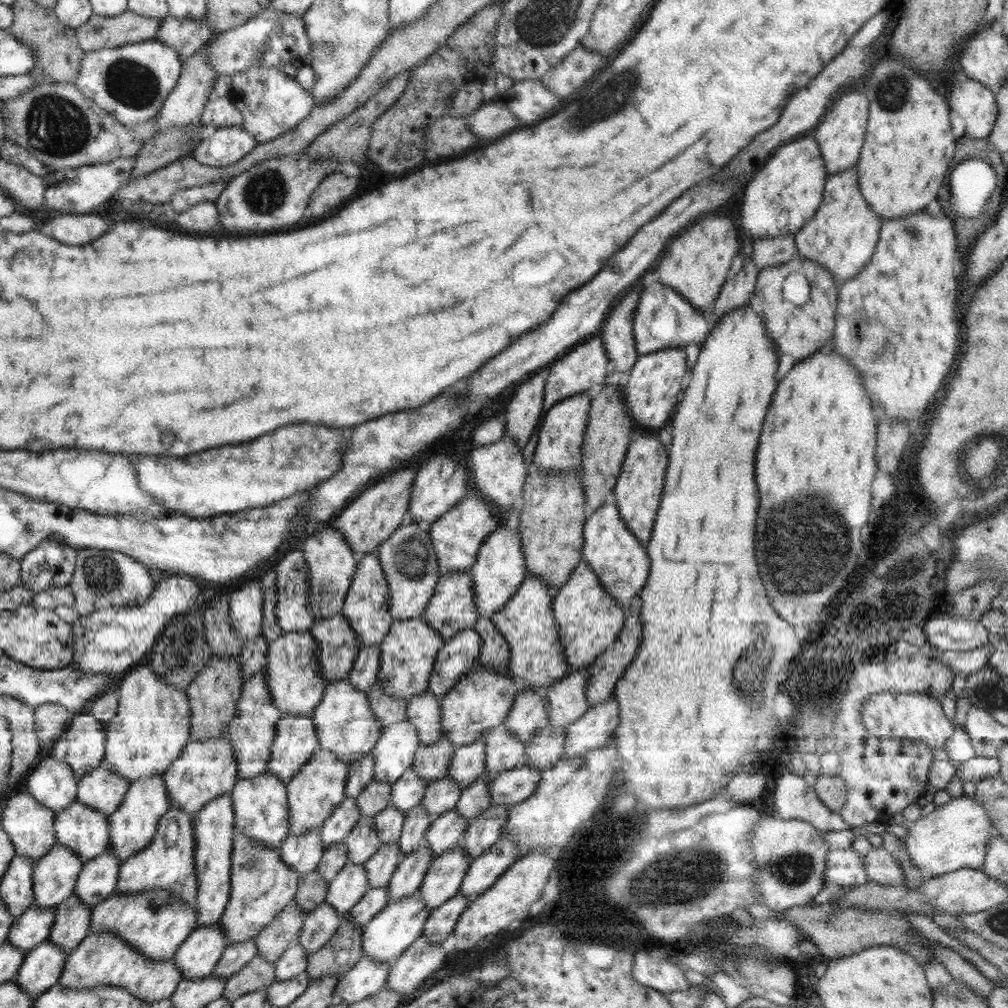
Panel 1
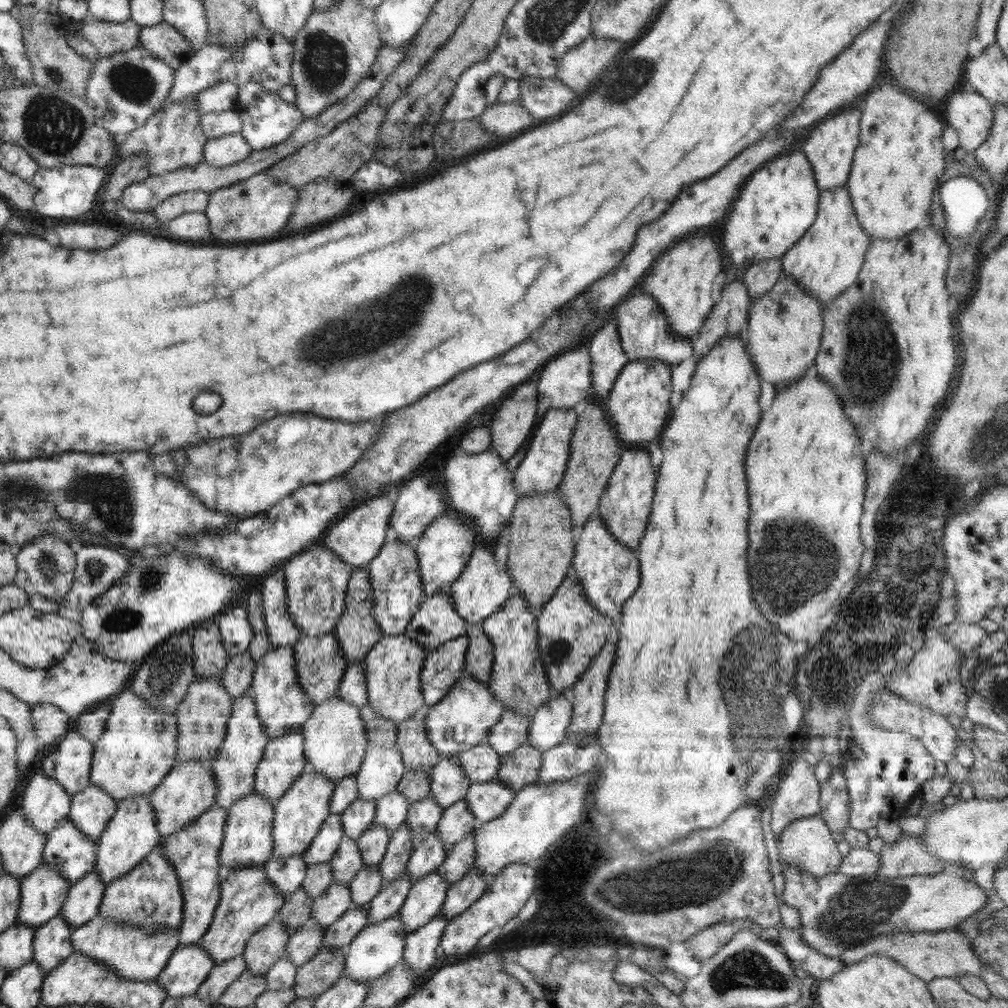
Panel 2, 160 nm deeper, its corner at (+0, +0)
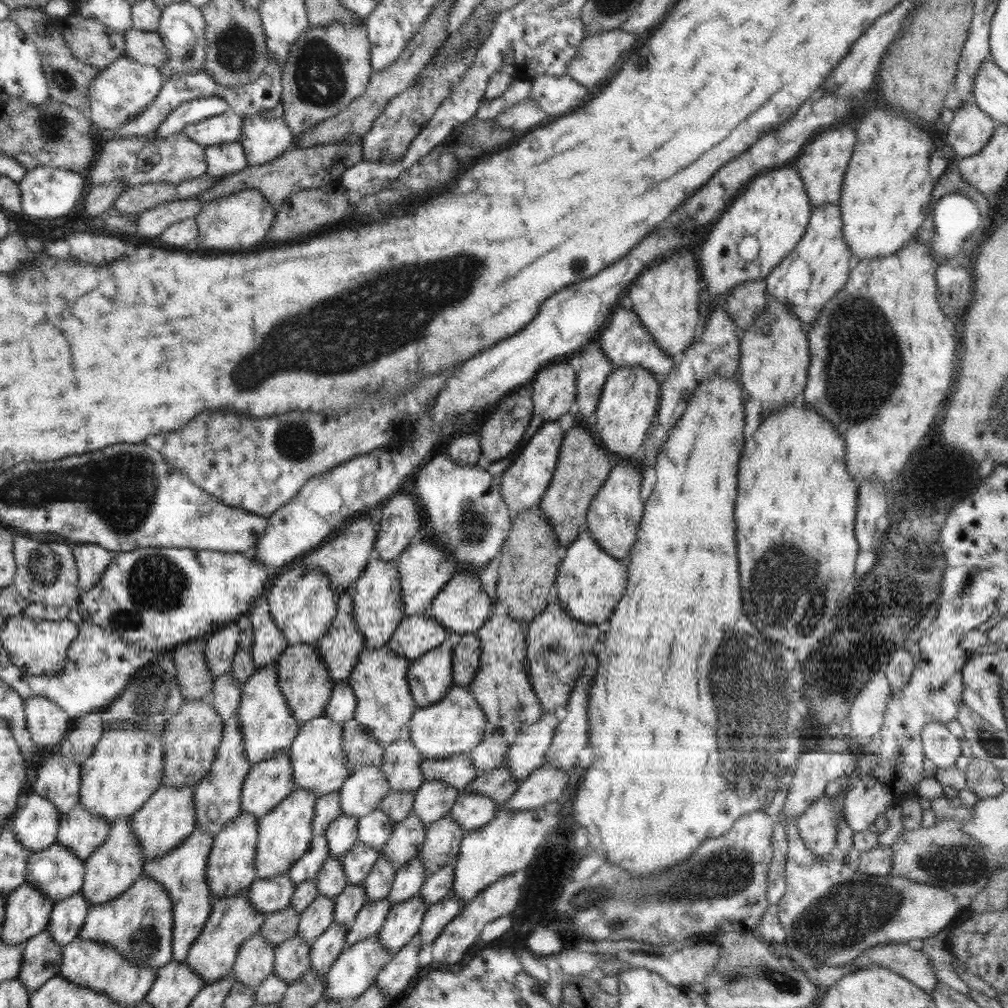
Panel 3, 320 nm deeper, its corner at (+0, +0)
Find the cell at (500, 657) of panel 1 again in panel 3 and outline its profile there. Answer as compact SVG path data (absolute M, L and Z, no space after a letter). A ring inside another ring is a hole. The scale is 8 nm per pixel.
M475 633L461 635L460 642L454 646L452 673L454 685L468 688L476 678L480 667L480 639Z

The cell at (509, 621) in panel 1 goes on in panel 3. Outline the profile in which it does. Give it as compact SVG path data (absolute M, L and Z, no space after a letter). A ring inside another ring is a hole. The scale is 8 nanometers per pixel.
M494 614L475 632L480 639L480 667L468 688L484 711L490 728L504 729L512 725L518 729L538 723L542 717L542 705L528 675L525 631L510 615Z

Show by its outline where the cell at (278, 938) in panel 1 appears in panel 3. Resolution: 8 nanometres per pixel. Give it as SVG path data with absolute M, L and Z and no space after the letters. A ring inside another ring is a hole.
M258 932L247 938L238 949L233 964L233 979L244 986L257 987L271 972L275 963L275 946Z

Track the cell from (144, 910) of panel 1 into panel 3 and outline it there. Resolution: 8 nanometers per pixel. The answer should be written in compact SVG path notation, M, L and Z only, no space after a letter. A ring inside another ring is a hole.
M79 936L63 947L59 974L68 982L73 982L80 986L89 986L96 992L107 994L120 1006L134 1006L144 1000L152 983L157 979L156 969L134 966L117 950L101 942L96 942L89 938L80 938Z

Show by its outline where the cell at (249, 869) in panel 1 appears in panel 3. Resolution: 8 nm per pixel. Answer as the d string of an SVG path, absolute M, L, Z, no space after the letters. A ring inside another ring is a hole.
M246 890L234 896L216 898L212 903L210 917L202 932L190 946L185 962L196 974L200 975L200 978L203 978L205 984L222 980L231 974L240 945L259 932L266 918L268 918L266 912L260 912L251 905Z

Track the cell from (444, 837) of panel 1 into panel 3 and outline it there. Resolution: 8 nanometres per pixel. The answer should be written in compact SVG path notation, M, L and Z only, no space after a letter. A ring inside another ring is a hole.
M418 857L411 858L395 872L394 882L386 896L387 899L392 905L410 900L420 893L426 878L428 876L425 874L423 862Z

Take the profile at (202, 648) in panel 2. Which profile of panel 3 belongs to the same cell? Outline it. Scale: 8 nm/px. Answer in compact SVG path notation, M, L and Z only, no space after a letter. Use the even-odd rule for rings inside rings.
M192 638L180 648L173 648L176 662L176 679L181 695L186 701L203 701L208 698L214 684L214 675L208 669L206 661L206 639Z

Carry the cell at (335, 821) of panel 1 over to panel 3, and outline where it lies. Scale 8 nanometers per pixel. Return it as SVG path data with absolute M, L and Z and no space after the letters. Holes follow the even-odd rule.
M325 834L314 836L310 841L307 851L292 865L288 875L294 881L295 886L302 884L305 880L316 878L322 864L329 857L329 850Z

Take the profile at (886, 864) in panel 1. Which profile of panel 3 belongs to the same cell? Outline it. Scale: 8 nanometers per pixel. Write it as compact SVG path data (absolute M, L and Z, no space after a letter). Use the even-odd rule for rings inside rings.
M951 818L937 821L930 828L921 826L916 830L903 830L890 848L893 850L892 876L941 886L953 894L962 907L968 907L993 877L1000 877L1004 866L987 848L961 829L960 821Z

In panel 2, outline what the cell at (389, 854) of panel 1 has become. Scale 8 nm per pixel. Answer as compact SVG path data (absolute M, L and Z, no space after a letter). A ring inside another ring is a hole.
M379 864L364 865L348 883L352 902L355 906L367 906L380 892L384 878L379 871Z

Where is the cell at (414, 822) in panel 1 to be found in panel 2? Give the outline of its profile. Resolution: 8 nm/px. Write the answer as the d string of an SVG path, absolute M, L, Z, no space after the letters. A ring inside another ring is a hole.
M403 822L392 834L383 859L379 862L382 878L390 881L405 874L405 868L413 851L411 834L407 822Z

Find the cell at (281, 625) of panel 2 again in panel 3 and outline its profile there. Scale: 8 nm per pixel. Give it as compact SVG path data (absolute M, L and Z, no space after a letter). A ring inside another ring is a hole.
M267 590L250 610L249 617L252 623L254 643L252 643L252 661L254 667L266 667L270 662L277 662L281 659L283 651L288 648L288 641L274 624L270 614Z

